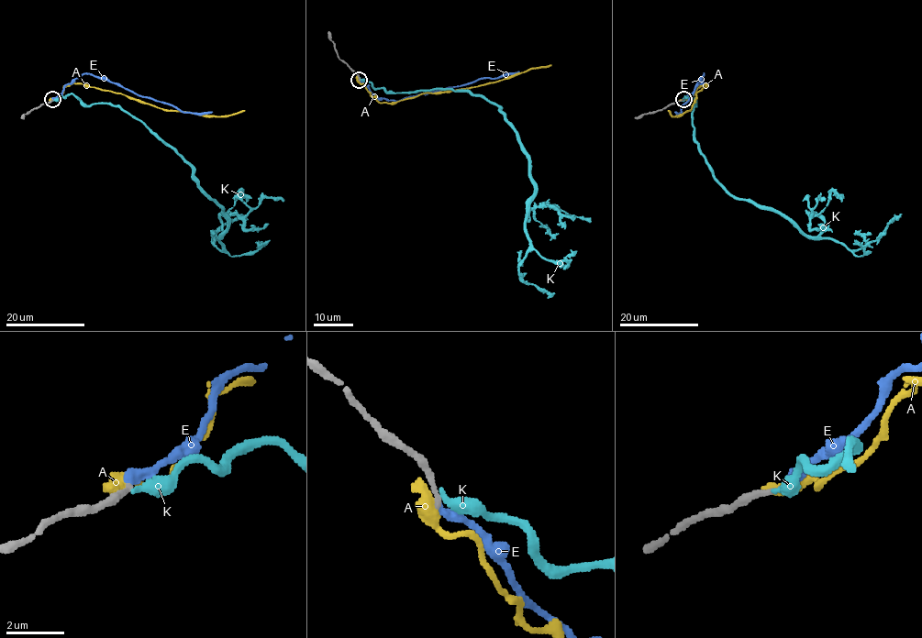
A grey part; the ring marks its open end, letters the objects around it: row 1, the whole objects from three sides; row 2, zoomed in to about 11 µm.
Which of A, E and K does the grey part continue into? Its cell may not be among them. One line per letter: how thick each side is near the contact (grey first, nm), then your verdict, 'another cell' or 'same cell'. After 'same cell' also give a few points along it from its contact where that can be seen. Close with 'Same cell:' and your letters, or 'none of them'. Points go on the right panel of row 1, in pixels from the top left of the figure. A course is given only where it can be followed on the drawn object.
A: calibres 200 and 600 nm; another cell
E: calibres 180 and 320 nm; another cell
K: calibres 200 and 300 nm; another cell
Same cell: none of them

